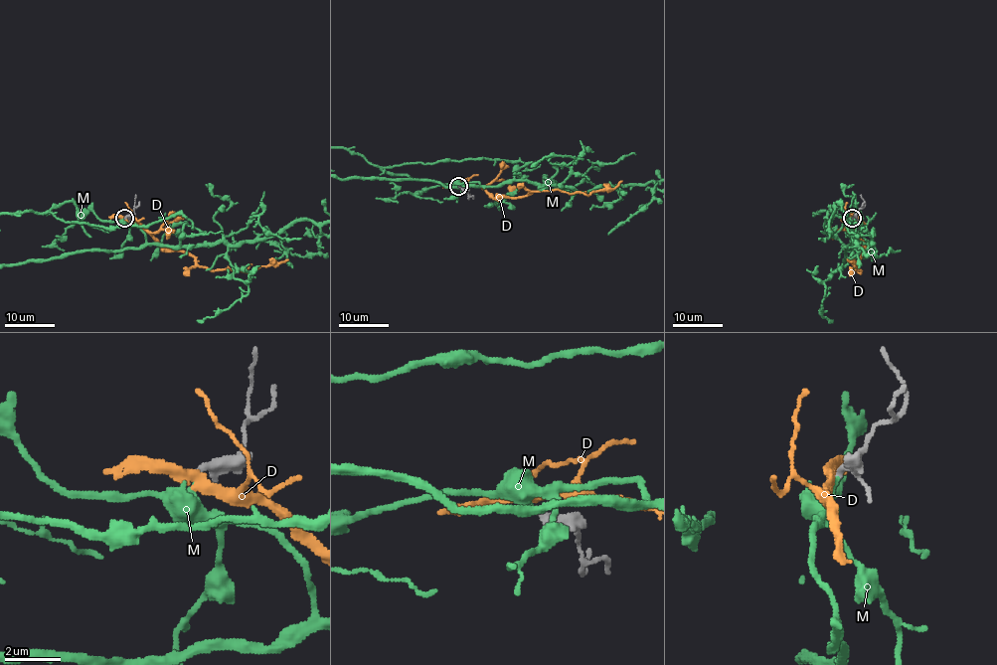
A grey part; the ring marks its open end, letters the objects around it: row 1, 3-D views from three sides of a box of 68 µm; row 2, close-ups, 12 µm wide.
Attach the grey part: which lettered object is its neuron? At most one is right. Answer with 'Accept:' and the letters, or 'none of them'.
Accept: none of them

